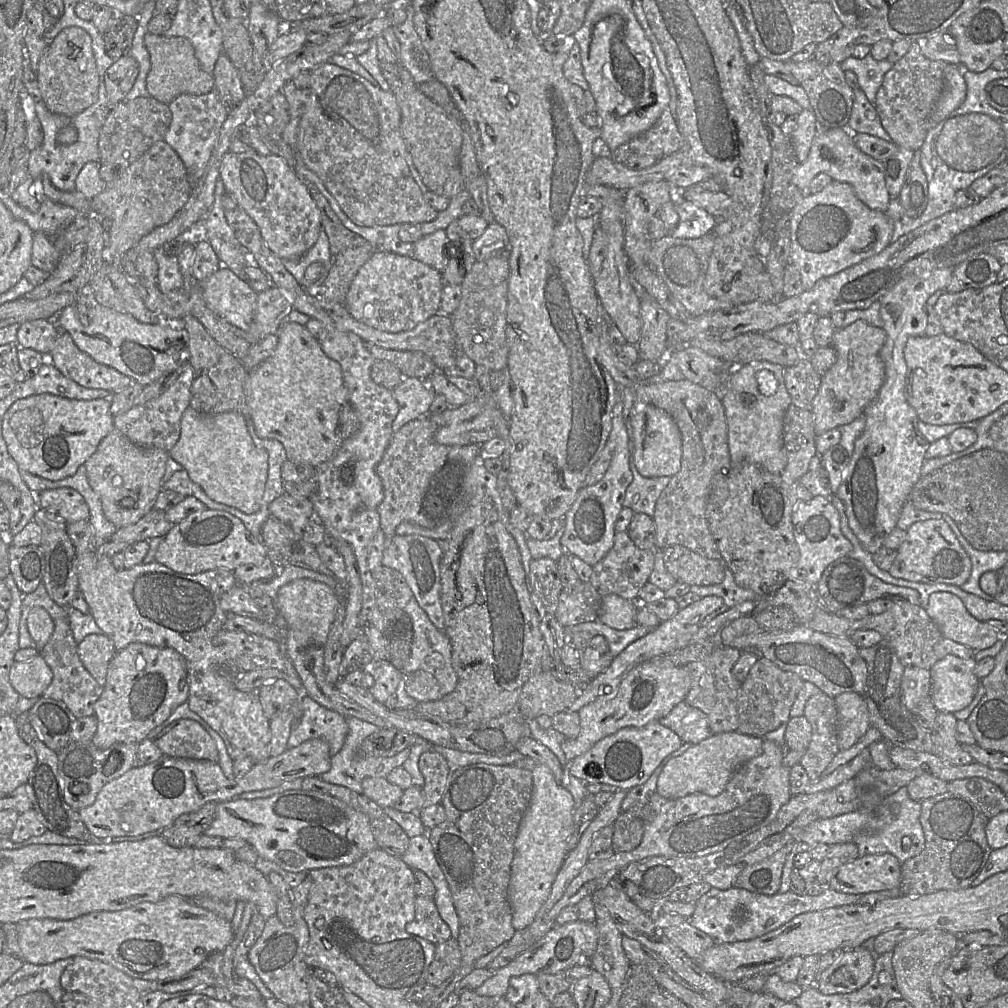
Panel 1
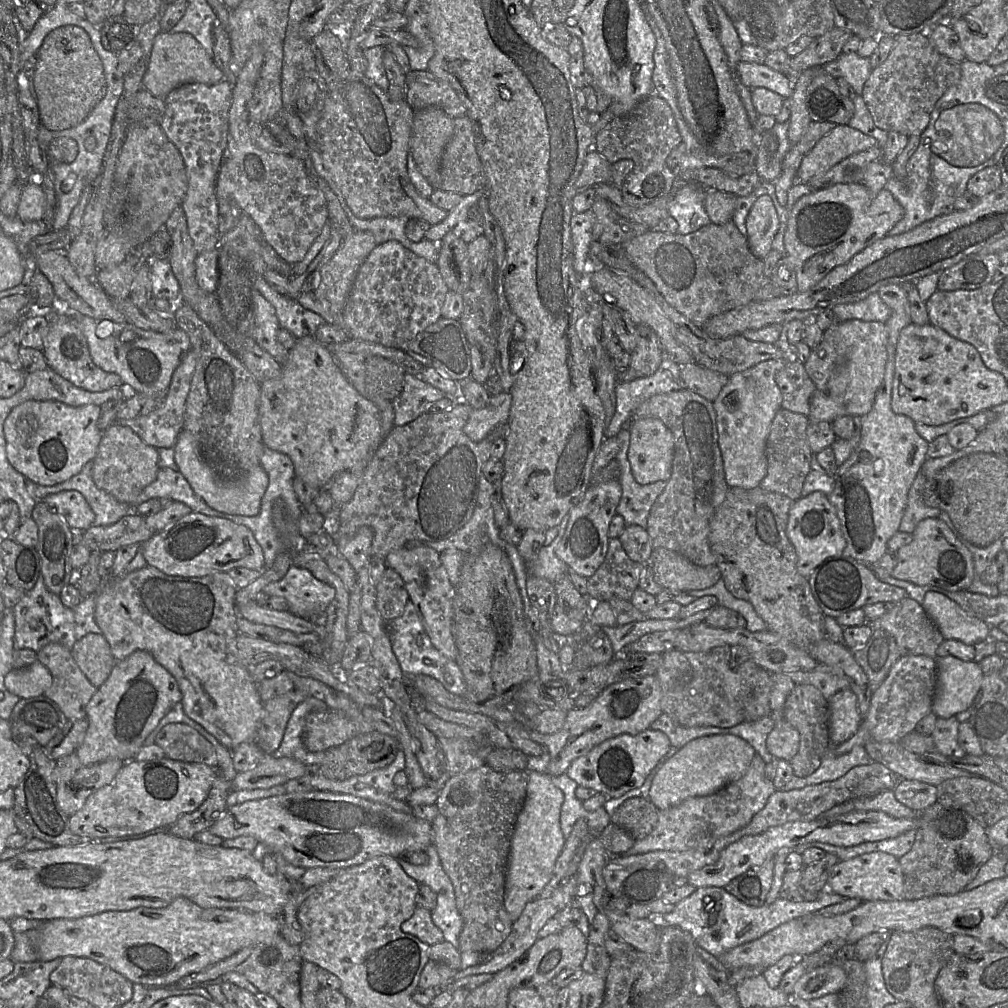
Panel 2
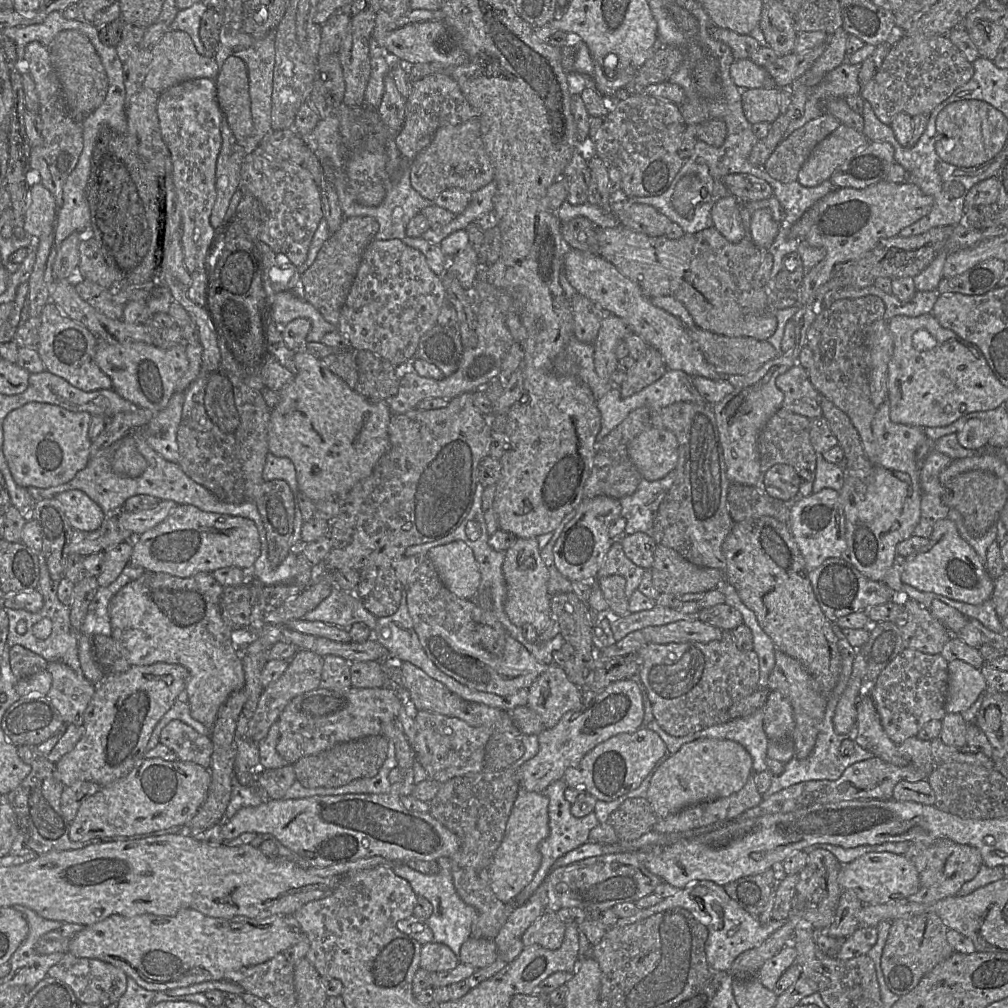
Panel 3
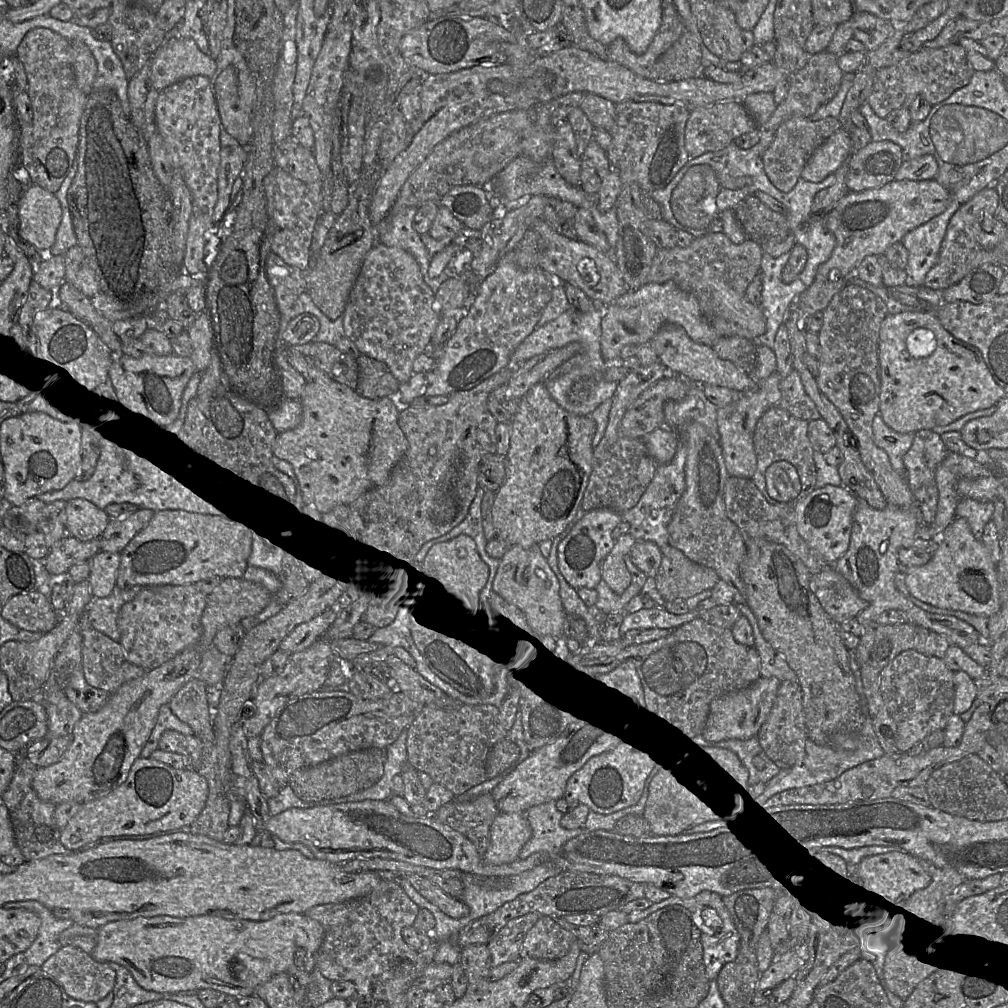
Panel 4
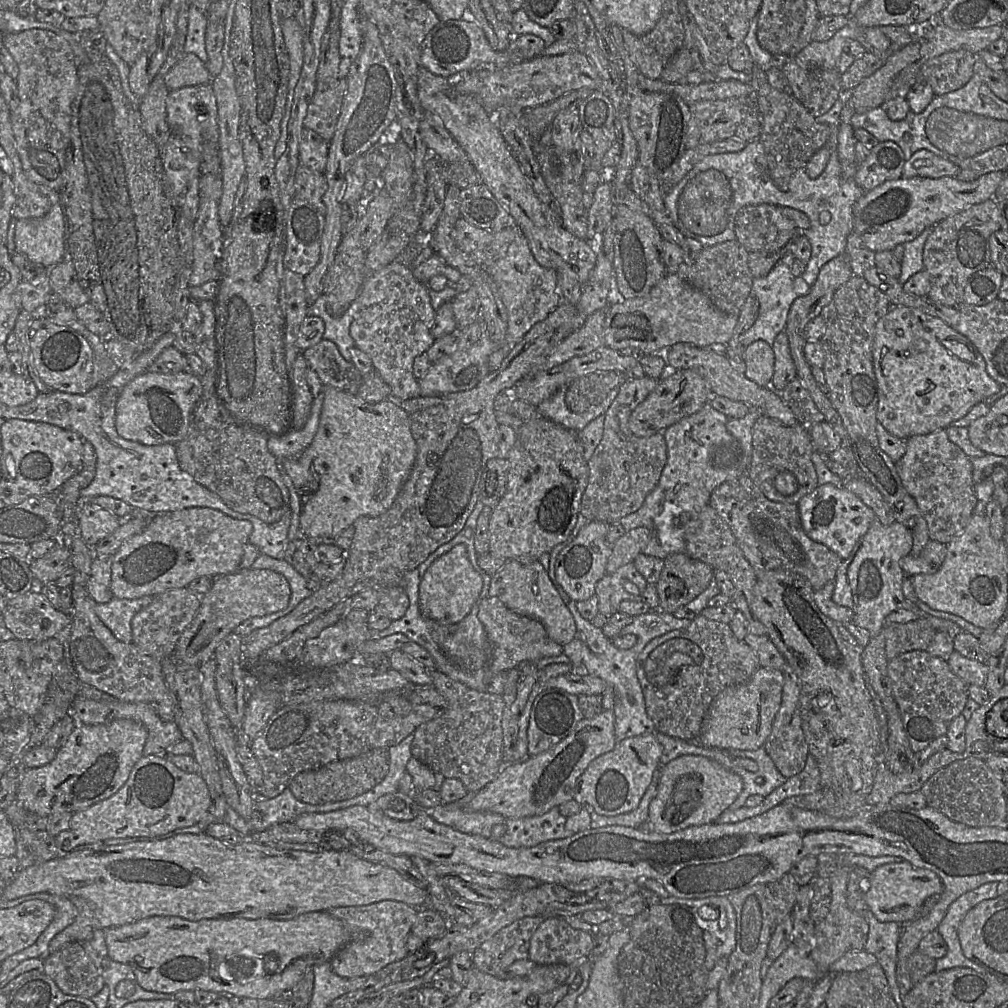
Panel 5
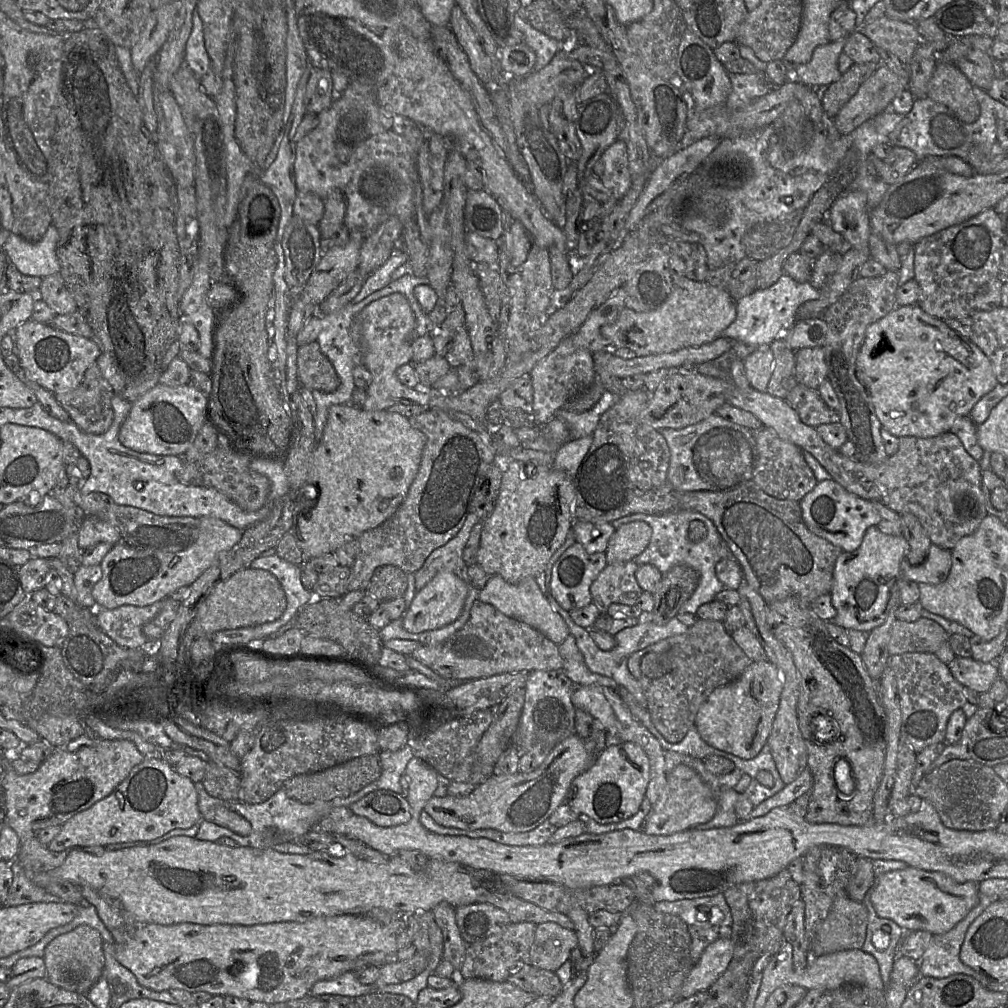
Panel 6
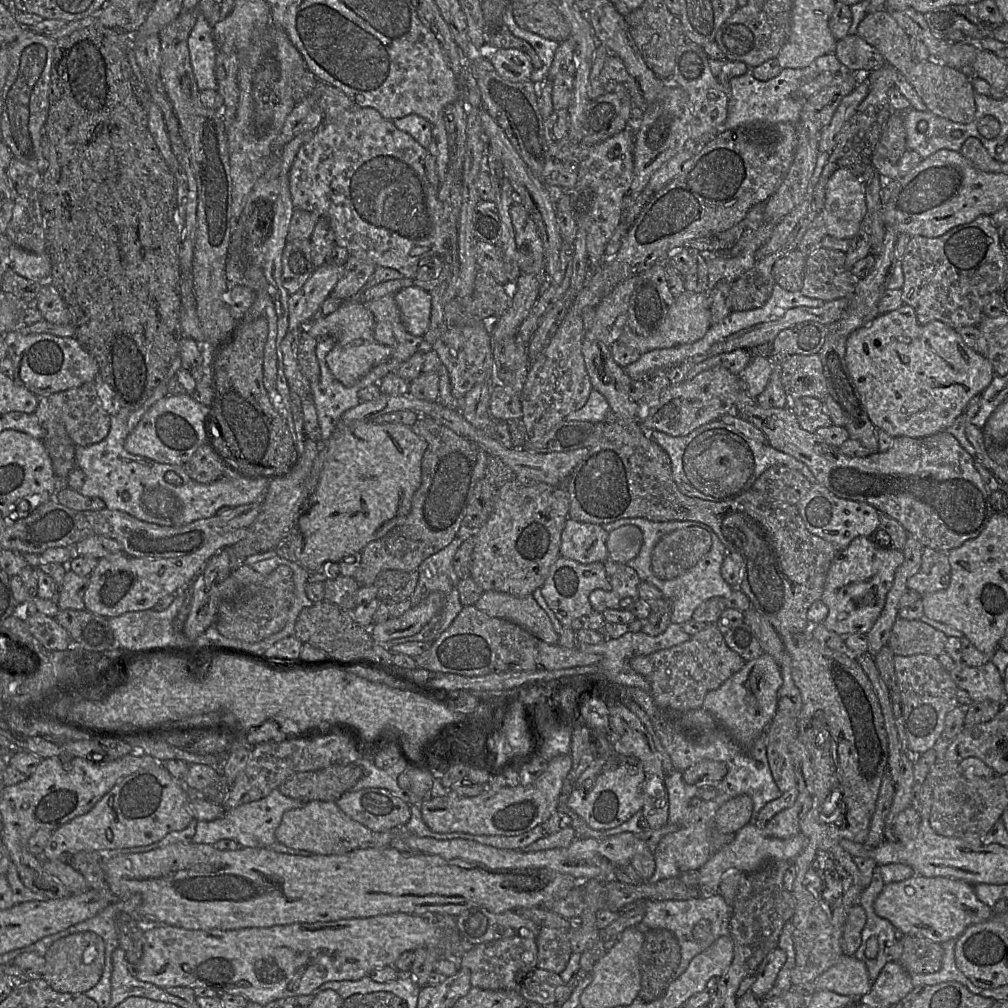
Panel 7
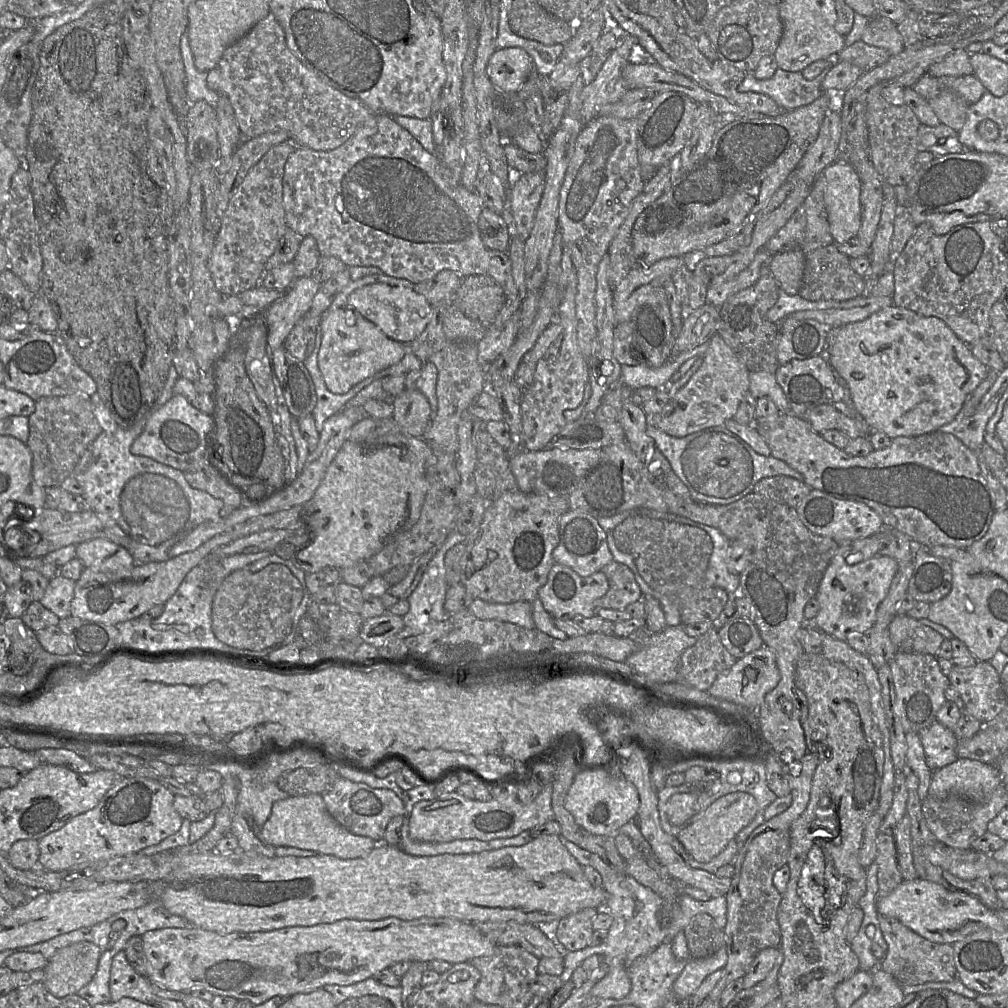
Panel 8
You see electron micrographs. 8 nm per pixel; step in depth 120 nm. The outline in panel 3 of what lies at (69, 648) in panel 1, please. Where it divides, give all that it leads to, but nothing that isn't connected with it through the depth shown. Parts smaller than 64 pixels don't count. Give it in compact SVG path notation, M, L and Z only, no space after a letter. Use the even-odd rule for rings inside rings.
M49 662L46 670L52 679L46 698L65 724L82 726L85 710L97 685L64 663Z

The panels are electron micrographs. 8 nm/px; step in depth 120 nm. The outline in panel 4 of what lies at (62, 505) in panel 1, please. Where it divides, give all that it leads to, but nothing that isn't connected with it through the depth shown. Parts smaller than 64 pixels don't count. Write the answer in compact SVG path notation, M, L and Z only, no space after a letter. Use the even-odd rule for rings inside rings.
M83 498L67 501L65 512L68 534L81 541L100 538L111 520L105 509Z

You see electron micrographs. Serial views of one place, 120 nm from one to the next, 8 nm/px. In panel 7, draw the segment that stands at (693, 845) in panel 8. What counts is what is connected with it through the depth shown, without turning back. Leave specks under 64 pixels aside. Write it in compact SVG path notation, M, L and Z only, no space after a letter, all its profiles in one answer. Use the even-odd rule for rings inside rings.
M743 794L725 802L716 812L714 825L721 834L736 833L751 822L753 802Z

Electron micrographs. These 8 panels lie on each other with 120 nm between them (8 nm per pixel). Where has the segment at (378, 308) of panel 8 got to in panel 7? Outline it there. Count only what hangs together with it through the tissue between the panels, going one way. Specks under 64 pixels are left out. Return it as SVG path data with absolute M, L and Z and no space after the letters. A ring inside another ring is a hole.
M406 287L394 294L405 329L414 336L423 336L429 327L432 310L430 292L420 287Z

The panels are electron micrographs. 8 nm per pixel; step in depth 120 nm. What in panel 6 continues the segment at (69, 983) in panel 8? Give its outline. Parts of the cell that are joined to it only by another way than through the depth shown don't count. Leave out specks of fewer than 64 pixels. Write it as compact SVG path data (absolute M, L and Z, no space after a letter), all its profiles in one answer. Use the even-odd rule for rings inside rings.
M80 925L57 936L45 948L46 978L50 981L71 977L71 979L77 979L78 982L80 982L80 978L83 978L95 984L103 975L105 965L103 943L99 931L88 925Z

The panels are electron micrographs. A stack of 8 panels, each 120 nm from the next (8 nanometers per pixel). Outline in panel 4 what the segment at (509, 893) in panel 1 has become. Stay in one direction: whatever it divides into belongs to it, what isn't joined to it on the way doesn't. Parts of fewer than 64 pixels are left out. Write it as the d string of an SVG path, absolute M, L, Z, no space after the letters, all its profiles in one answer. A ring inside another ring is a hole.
M499 812L491 827L491 843L484 855L488 864L501 865L511 863L519 858L523 846L532 836L532 828L523 812Z

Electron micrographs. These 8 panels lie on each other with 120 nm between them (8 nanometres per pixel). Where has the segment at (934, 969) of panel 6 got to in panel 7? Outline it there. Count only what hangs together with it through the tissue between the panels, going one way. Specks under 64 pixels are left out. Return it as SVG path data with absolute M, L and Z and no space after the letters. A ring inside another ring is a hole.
M951 939L941 944L944 950L944 955L942 967L938 972L911 975L914 987L956 981L966 986L971 993L981 996L981 991L985 989L975 986L956 966L954 954L956 941L957 939Z

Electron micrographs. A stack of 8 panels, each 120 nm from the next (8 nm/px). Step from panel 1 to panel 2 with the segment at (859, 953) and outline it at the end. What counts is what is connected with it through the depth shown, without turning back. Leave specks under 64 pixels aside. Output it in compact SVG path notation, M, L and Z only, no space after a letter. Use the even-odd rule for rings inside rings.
M829 962L805 973L794 985L792 996L803 1000L838 994L847 983L847 974L837 963Z

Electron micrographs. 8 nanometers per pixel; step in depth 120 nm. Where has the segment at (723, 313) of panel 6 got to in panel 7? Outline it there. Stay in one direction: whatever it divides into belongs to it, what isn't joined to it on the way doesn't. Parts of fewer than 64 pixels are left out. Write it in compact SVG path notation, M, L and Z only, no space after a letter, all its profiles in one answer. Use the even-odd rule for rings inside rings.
M684 290L674 299L661 326L649 336L641 336L625 325L618 342L637 350L641 355L656 349L671 348L681 344L693 343L705 336L711 327L711 298L709 291L702 293Z

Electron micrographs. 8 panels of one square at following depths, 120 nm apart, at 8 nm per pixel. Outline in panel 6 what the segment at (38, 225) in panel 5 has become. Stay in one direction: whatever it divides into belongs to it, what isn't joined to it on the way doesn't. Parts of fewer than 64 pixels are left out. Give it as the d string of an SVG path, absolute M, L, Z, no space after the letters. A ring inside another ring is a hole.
M50 224L38 242L29 242L11 233L3 250L8 263L13 264L22 274L45 278L59 272L60 265L56 255L58 239L57 228Z

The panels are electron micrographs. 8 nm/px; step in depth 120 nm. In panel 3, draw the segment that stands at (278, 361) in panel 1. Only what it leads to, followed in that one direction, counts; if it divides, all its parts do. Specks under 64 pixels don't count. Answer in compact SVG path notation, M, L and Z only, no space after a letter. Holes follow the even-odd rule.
M303 348L295 351L294 362L297 368L297 374L294 375L293 379L288 384L286 384L277 392L277 402L275 406L270 410L267 426L268 451L276 457L288 458L293 463L296 471L296 480L299 491L305 494L313 502L316 503L324 500L341 499L358 482L367 478L372 473L378 460L390 448L388 426L391 421L392 413L388 401L383 400L372 402L367 400L362 395L358 394L355 390L349 388L349 386L342 379L327 369L327 367L322 363L321 359L309 354Z

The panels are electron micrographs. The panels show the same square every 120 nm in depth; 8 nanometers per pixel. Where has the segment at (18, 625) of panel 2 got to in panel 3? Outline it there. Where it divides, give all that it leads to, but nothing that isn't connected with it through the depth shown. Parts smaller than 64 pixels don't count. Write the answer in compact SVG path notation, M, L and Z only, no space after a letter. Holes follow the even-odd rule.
M39 556L39 581L36 591L43 597L43 607L37 613L30 613L26 610L5 609L8 616L8 635L6 645L12 647L21 645L24 648L40 655L48 663L60 662L72 668L77 674L83 674L78 657L77 640L79 632L73 628L70 621L70 607L61 604L57 598L57 587L59 582L52 580L50 577L47 565L42 557ZM42 618L47 618L52 622L50 635L46 639L39 639L33 635L33 625ZM19 621L26 622L26 631L24 634L19 634L16 630L16 625Z

